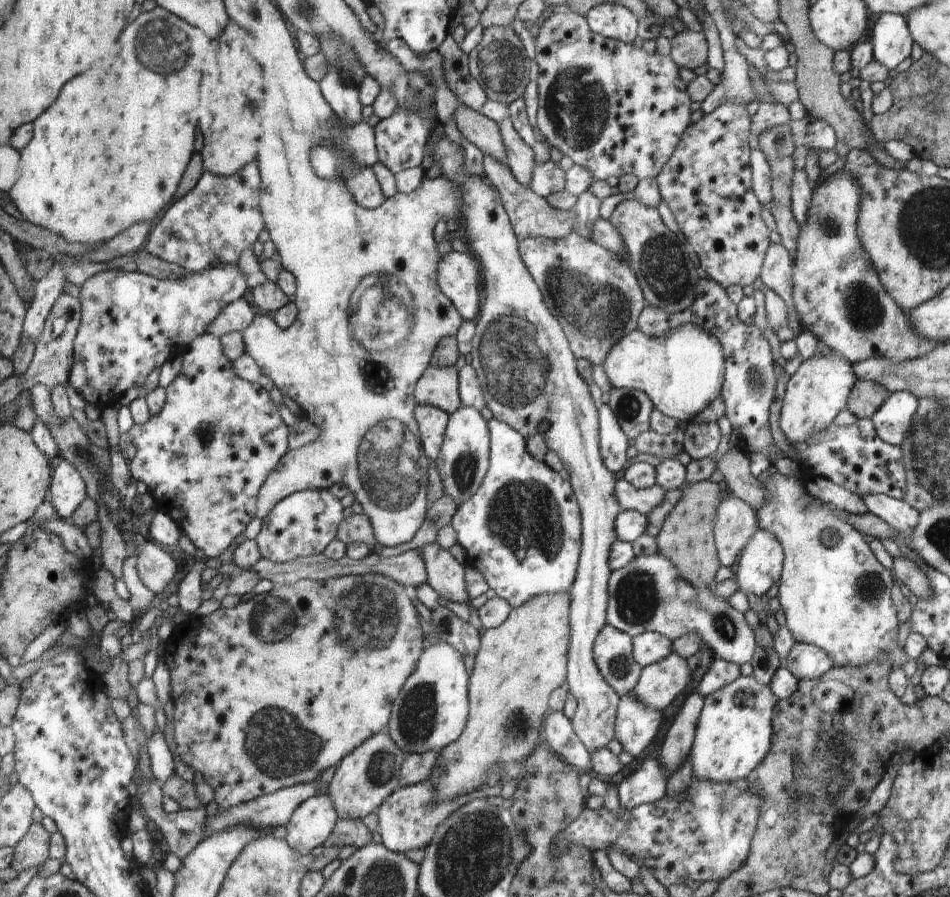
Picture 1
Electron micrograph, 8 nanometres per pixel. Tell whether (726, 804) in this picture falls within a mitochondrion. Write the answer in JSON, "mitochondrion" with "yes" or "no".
{"mitochondrion":"yes"}

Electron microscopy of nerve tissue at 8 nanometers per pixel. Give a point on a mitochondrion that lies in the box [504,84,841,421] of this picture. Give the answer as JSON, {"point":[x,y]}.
{"point":[597,310]}

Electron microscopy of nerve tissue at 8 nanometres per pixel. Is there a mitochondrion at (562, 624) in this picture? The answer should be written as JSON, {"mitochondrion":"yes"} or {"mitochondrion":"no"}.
{"mitochondrion":"no"}

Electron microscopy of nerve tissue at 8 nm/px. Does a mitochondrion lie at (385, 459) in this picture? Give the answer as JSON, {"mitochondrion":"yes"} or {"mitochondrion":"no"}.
{"mitochondrion":"yes"}

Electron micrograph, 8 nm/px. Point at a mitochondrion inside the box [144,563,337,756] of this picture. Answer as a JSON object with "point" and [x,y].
{"point":[273,619]}

